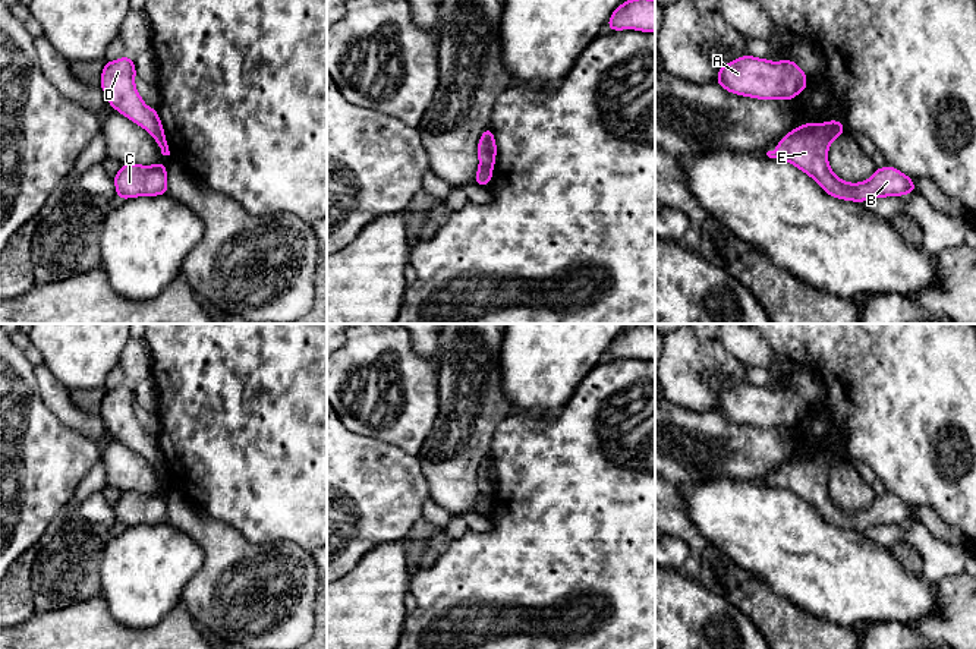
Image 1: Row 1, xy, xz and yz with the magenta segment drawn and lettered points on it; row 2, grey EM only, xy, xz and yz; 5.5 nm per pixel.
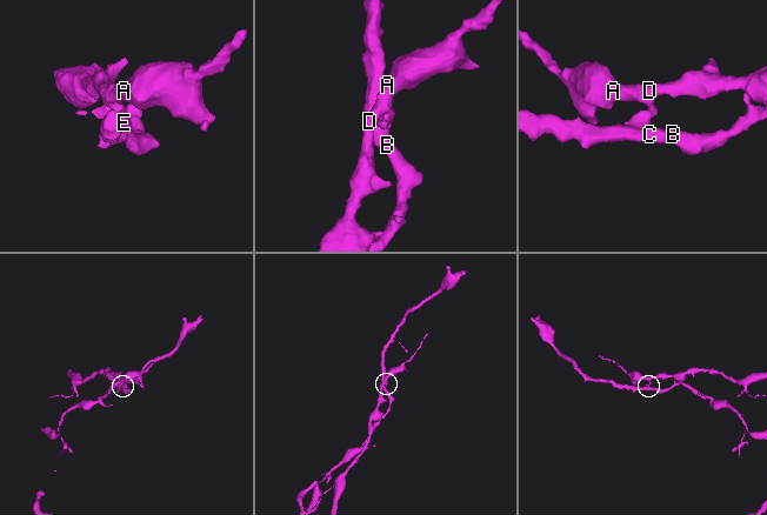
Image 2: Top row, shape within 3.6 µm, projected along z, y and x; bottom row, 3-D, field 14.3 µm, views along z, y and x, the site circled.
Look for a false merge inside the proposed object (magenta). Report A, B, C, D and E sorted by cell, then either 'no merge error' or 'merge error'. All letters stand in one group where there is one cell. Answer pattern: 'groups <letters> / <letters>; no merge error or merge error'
groups A D / B C E; merge error

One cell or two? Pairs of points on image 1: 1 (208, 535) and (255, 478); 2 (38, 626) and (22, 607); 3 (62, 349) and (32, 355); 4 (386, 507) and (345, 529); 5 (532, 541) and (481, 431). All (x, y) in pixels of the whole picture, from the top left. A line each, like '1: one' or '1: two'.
1: two
2: two
3: two
4: one
5: two

